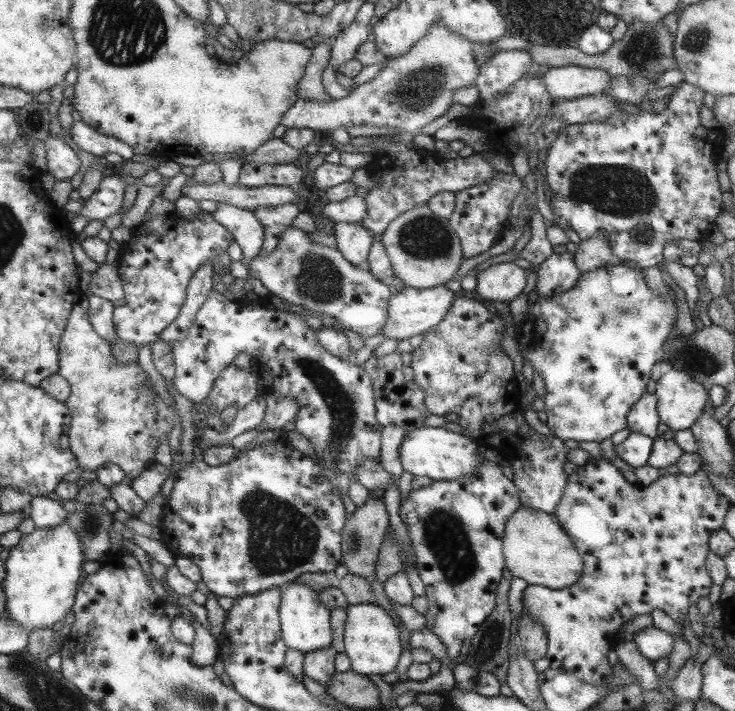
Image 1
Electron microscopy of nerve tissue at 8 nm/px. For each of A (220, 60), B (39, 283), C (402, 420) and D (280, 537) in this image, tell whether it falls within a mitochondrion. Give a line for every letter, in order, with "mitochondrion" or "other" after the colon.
A: other
B: other
C: other
D: mitochondrion

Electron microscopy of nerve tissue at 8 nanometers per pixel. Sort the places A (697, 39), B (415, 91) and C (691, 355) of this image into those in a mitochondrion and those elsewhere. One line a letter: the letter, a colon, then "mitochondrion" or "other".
A: mitochondrion
B: mitochondrion
C: mitochondrion

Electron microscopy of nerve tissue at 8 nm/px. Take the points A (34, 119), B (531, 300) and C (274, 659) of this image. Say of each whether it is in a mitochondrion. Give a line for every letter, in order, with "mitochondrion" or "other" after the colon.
A: mitochondrion
B: other
C: other

